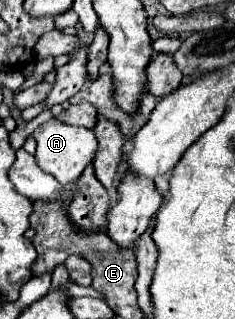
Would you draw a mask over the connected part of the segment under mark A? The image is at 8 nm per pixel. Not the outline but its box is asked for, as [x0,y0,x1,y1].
[32,119,96,183]

